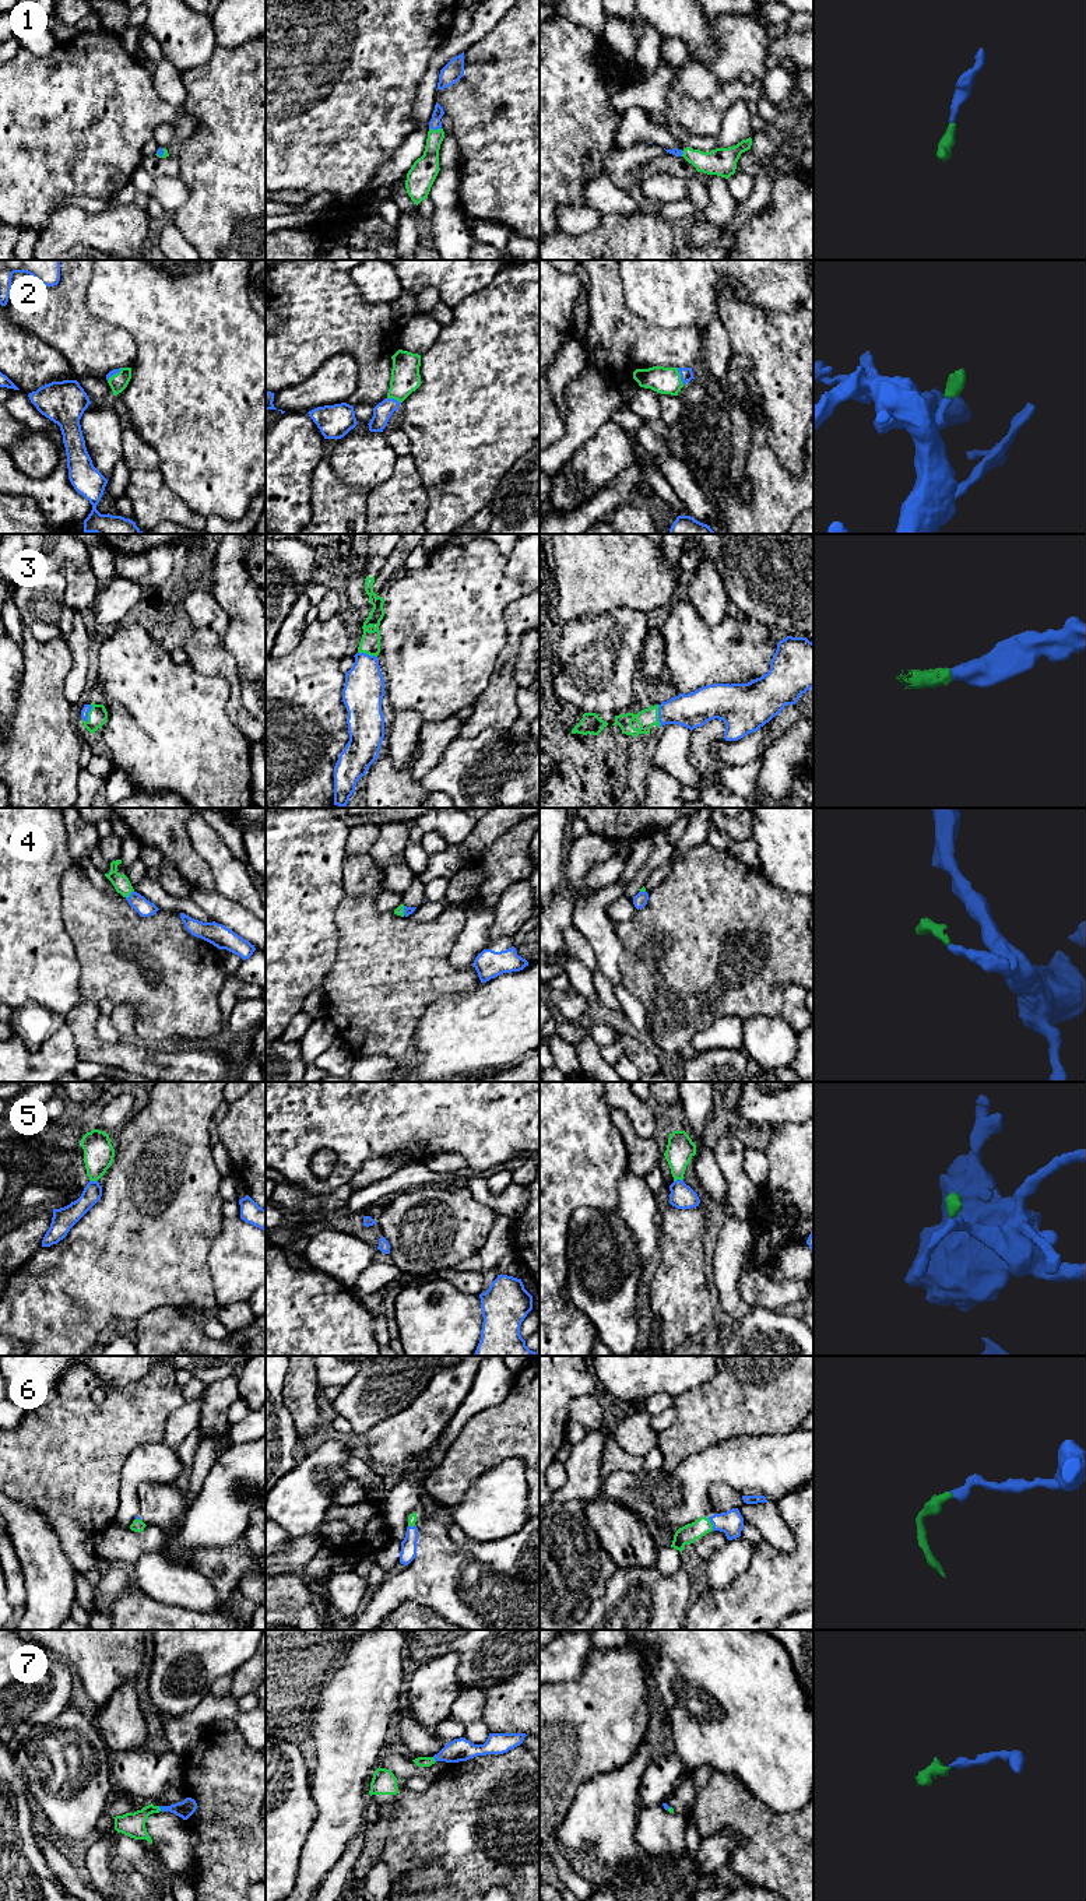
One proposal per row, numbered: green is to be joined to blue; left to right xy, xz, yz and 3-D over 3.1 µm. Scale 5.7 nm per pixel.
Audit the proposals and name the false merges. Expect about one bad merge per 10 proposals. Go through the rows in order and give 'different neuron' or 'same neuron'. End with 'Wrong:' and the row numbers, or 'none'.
1: same neuron
2: same neuron
3: same neuron
4: same neuron
5: same neuron
6: same neuron
7: same neuron
Wrong: none

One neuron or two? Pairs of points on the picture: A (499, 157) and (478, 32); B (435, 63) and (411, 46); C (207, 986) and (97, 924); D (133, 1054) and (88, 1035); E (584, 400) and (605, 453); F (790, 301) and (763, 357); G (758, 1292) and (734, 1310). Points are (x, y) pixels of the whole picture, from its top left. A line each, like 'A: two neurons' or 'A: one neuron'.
A: two neurons
B: two neurons
C: one neuron
D: one neuron
E: two neurons
F: two neurons
G: two neurons

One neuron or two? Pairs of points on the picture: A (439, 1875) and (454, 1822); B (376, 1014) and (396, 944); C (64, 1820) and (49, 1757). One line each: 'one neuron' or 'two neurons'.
A: two neurons
B: one neuron
C: one neuron

